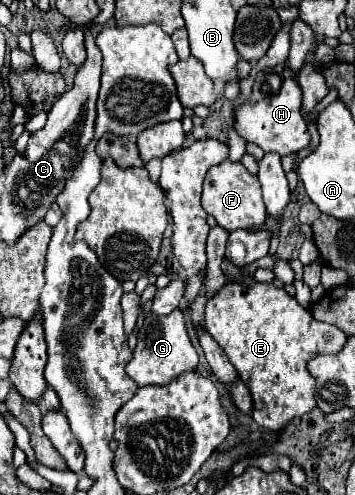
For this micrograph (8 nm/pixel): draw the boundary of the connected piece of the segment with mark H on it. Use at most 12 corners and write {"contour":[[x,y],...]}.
{"contour":[[286,64],[256,76],[236,110],[246,142],[280,156],[310,144]]}

